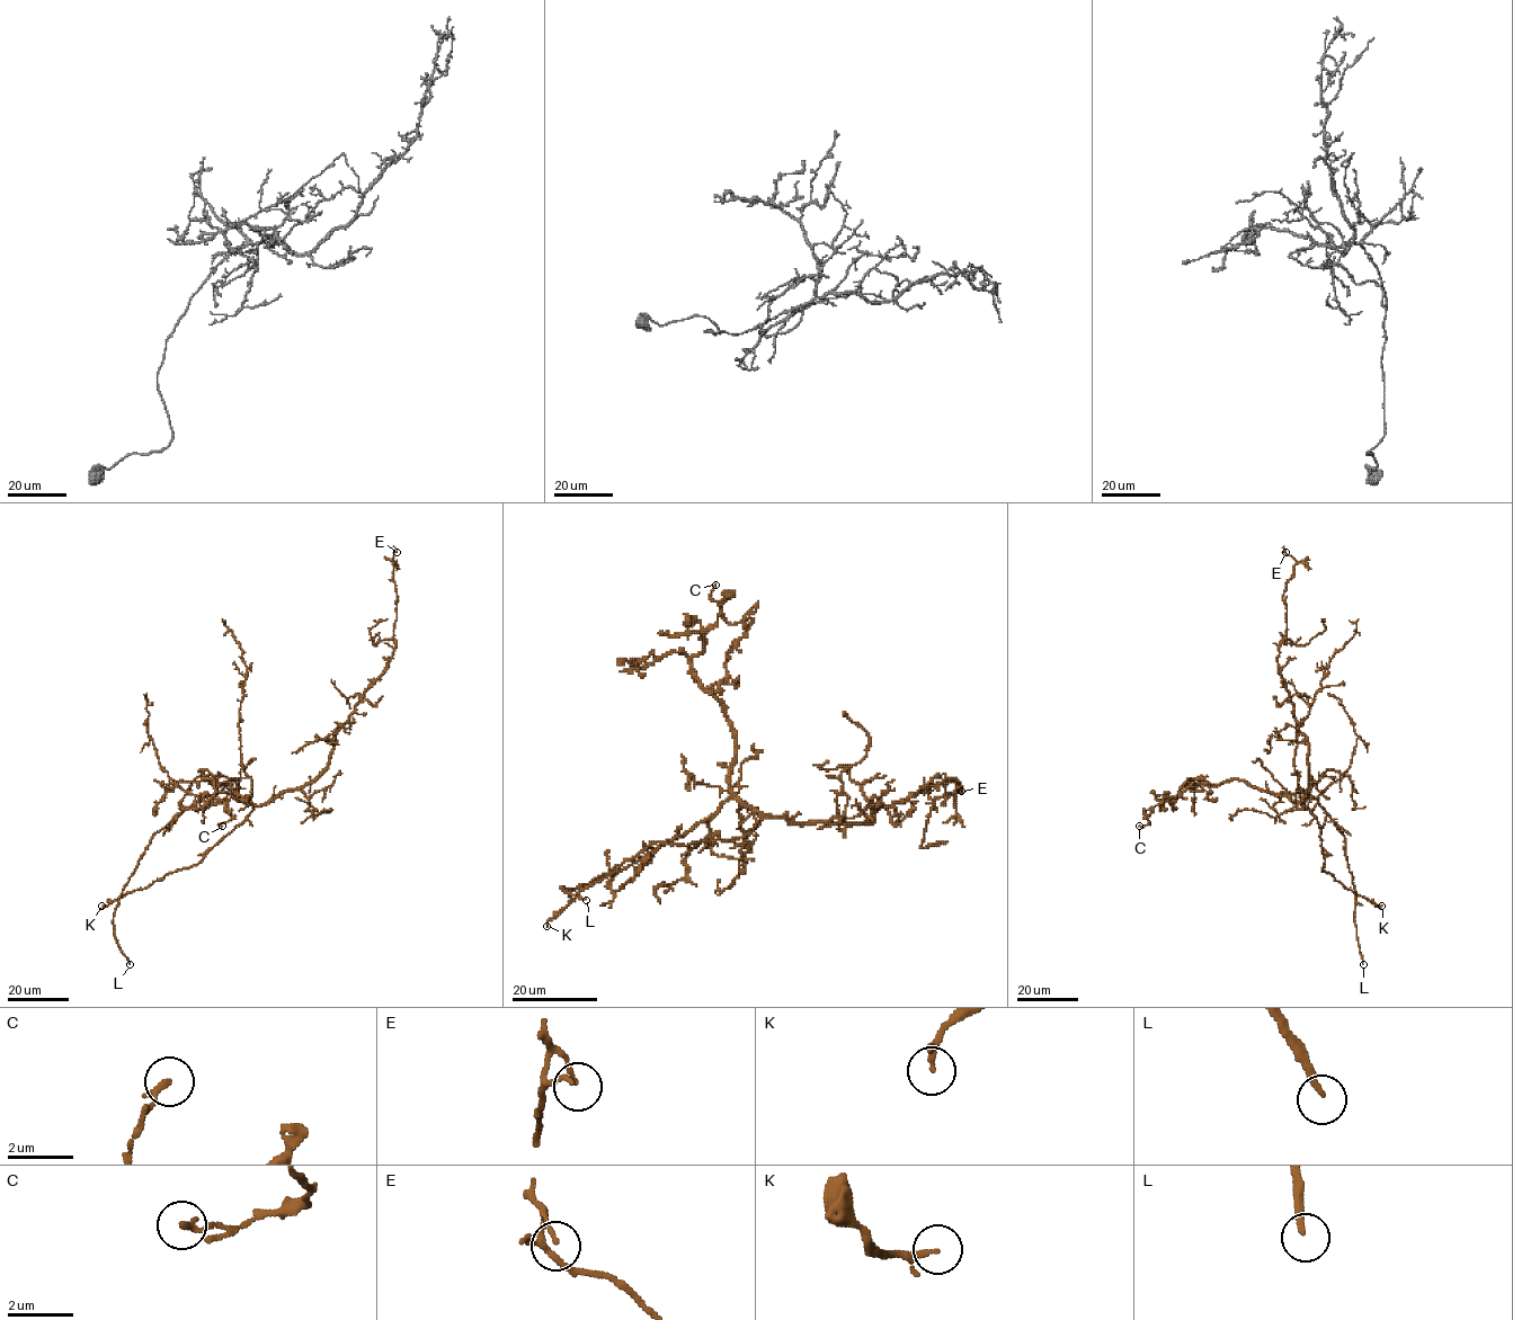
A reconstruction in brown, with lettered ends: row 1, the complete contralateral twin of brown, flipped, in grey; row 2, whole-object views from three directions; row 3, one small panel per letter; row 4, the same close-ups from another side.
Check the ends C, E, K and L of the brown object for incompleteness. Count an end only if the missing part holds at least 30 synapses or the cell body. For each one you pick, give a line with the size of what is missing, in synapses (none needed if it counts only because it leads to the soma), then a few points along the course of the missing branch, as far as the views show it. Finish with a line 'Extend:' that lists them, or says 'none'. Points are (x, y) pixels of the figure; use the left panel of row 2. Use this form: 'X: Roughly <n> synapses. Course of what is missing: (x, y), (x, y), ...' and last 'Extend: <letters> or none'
L: Course of what is missing: (130, 964), (136, 977), (148, 984), (185, 975), (281, 907), (336, 880)
Extend: L

